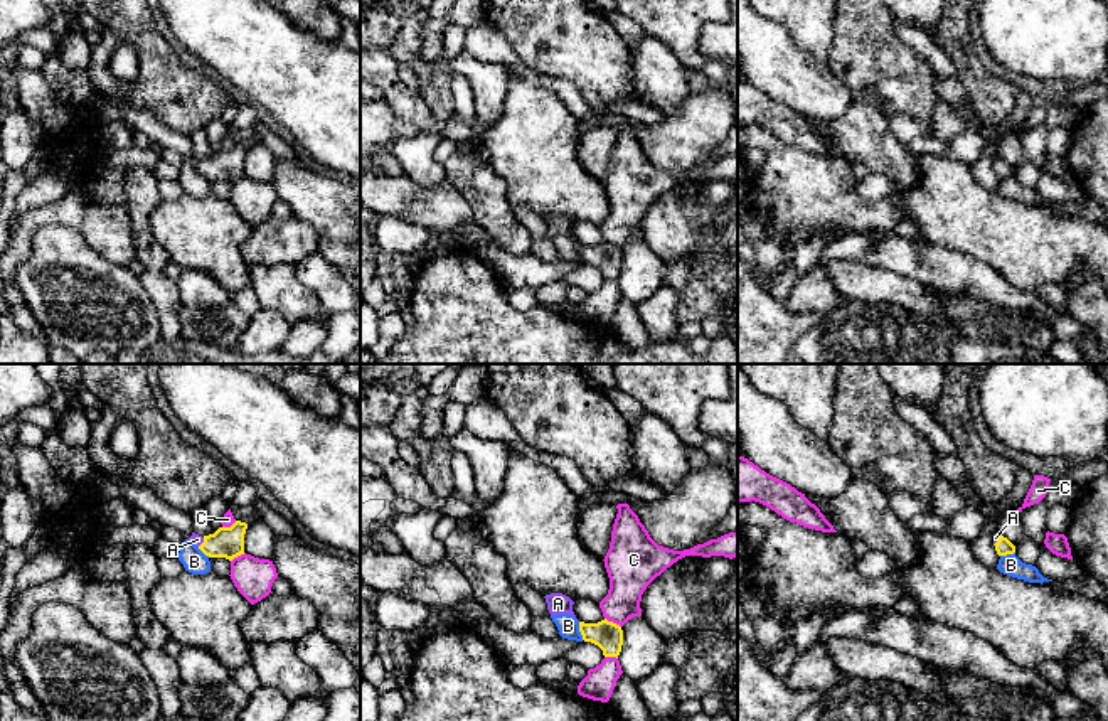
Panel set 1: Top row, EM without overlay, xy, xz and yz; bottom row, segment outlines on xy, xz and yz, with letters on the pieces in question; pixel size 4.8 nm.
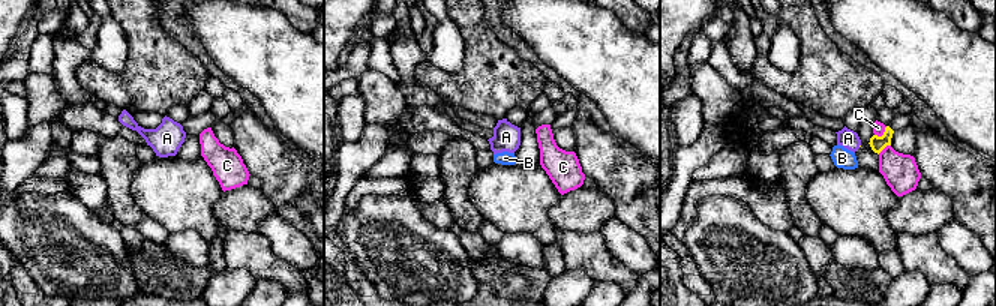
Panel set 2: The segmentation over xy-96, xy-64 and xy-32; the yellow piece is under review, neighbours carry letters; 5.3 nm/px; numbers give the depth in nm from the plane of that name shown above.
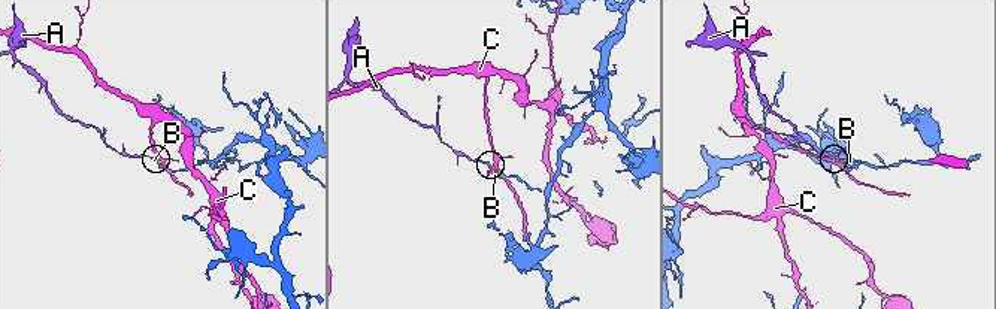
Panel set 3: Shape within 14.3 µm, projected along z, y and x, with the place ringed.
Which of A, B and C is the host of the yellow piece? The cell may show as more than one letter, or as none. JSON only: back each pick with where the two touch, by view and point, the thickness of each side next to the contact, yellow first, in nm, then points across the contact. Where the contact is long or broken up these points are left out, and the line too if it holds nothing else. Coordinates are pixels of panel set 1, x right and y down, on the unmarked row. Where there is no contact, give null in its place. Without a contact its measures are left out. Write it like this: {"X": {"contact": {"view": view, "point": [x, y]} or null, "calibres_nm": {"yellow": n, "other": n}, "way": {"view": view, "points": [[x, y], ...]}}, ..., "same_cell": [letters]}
{"A": {"contact": {"view": "xy", "point": [202, 165]}, "calibres_nm": {"yellow": 150, "other": 50}, "way": {"view": "xy", "points": [[228, 165], [202, 165], [197, 162]]}}, "same_cell": ["A"]}

